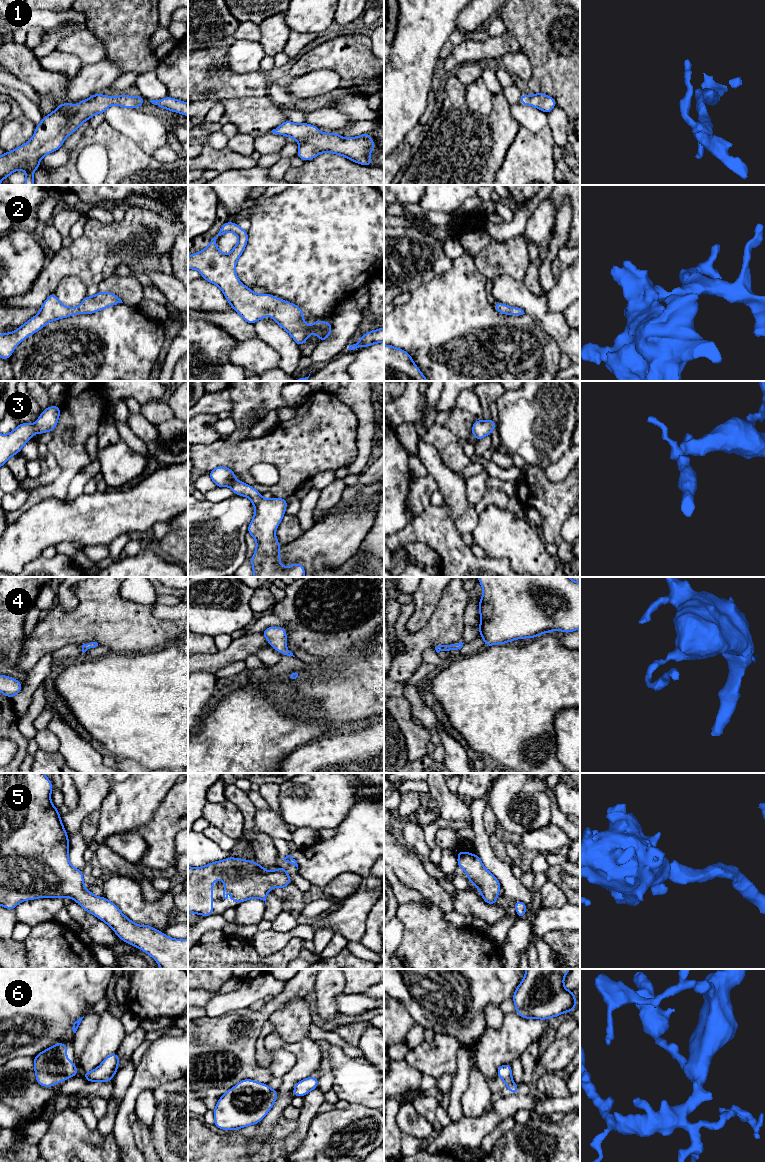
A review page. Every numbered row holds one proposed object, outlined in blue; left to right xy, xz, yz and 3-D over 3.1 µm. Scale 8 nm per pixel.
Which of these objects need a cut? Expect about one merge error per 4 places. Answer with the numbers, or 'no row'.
no row

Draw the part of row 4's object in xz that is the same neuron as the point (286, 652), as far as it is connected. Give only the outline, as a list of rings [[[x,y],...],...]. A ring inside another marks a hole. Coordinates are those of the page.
[[[269,627],[266,628],[261,634],[267,639],[270,646],[272,646],[276,651],[287,656],[293,656],[293,653],[289,651],[287,646],[287,636],[286,630],[283,627]]]

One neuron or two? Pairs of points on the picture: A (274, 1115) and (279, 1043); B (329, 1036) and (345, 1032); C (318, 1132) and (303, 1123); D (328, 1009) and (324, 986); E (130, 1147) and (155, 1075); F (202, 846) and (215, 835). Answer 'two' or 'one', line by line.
A: one
B: two
C: two
D: one
E: one
F: two

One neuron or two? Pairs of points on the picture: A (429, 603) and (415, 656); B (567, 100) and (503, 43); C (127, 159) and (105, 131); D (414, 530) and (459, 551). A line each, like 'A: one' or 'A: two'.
A: two
B: two
C: one
D: one

